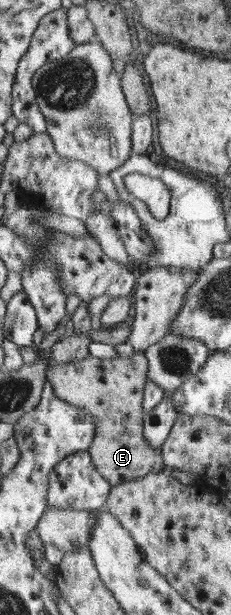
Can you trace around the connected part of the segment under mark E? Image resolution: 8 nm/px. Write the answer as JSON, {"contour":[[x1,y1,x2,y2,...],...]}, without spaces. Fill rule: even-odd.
{"contour":[[133,353,131,357,117,357,114,359,97,359,92,356,82,361,72,363,52,362,47,370,47,380,54,386,54,391,62,400,82,408,95,416,97,431,89,449,92,461,97,469,112,486,120,485,130,480,146,476,148,473,158,473,164,469,164,461,159,449,152,449,143,435,143,411,140,411,142,389,144,387,144,373,146,360,142,353]]}

